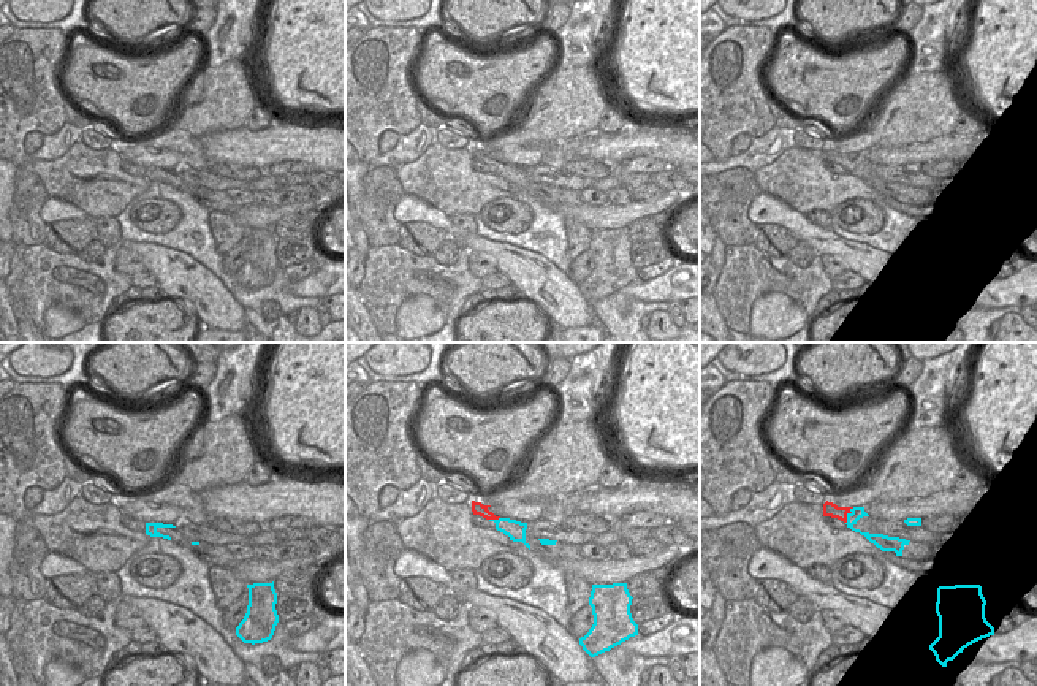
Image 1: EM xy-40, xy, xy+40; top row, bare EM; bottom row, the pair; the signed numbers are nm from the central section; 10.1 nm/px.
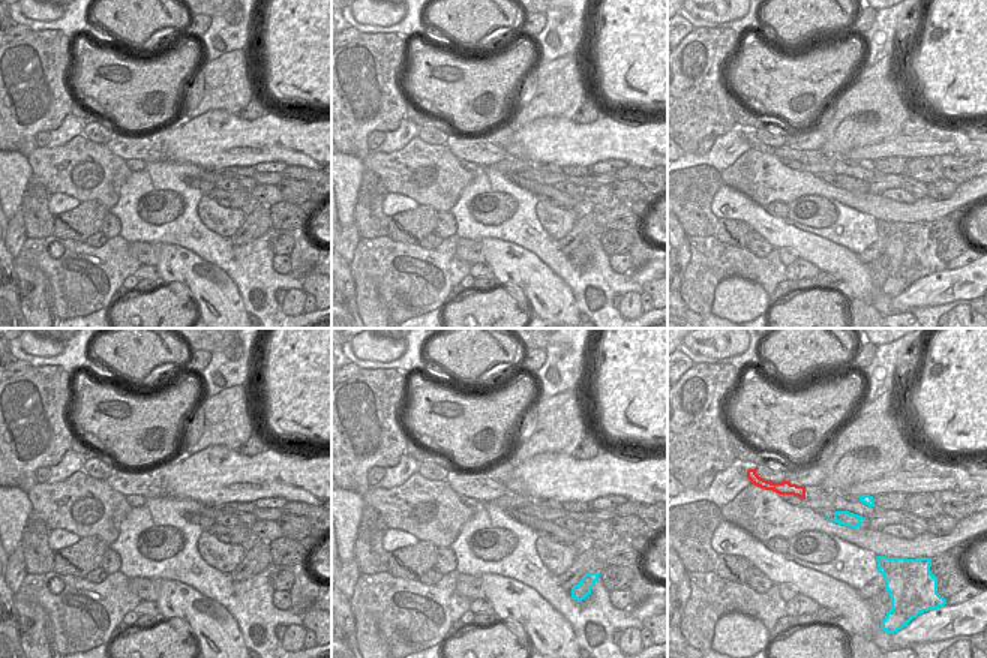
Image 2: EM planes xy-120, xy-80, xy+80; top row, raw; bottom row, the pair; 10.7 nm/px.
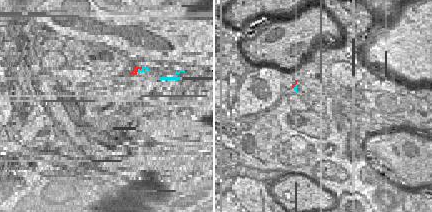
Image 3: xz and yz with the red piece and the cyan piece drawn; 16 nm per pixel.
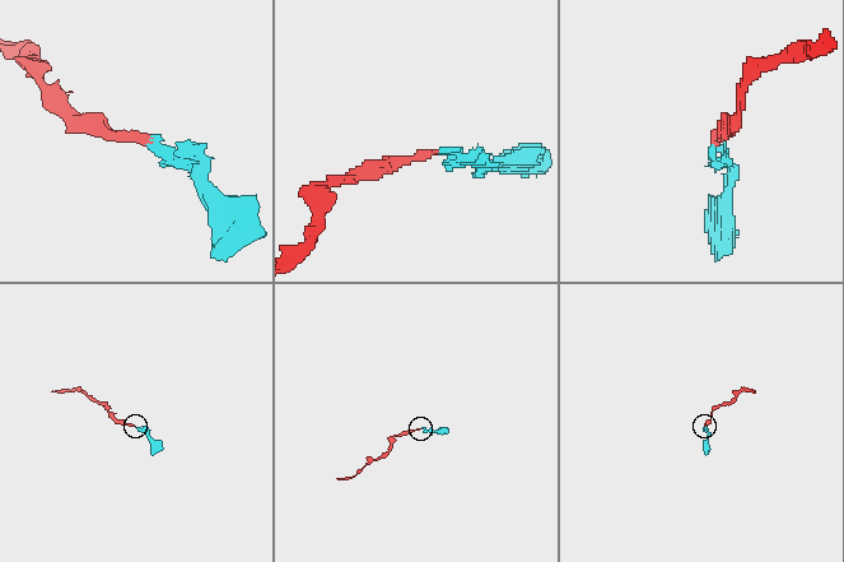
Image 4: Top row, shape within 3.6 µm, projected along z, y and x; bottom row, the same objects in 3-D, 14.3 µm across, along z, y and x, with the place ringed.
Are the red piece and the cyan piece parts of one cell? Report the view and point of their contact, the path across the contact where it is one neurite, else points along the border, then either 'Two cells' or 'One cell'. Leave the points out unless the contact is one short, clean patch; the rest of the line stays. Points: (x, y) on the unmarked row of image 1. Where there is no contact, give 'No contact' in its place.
Touches red at xy+40 (846, 160). Boundary: xy+40 (854, 152), (846, 168). Two cells

